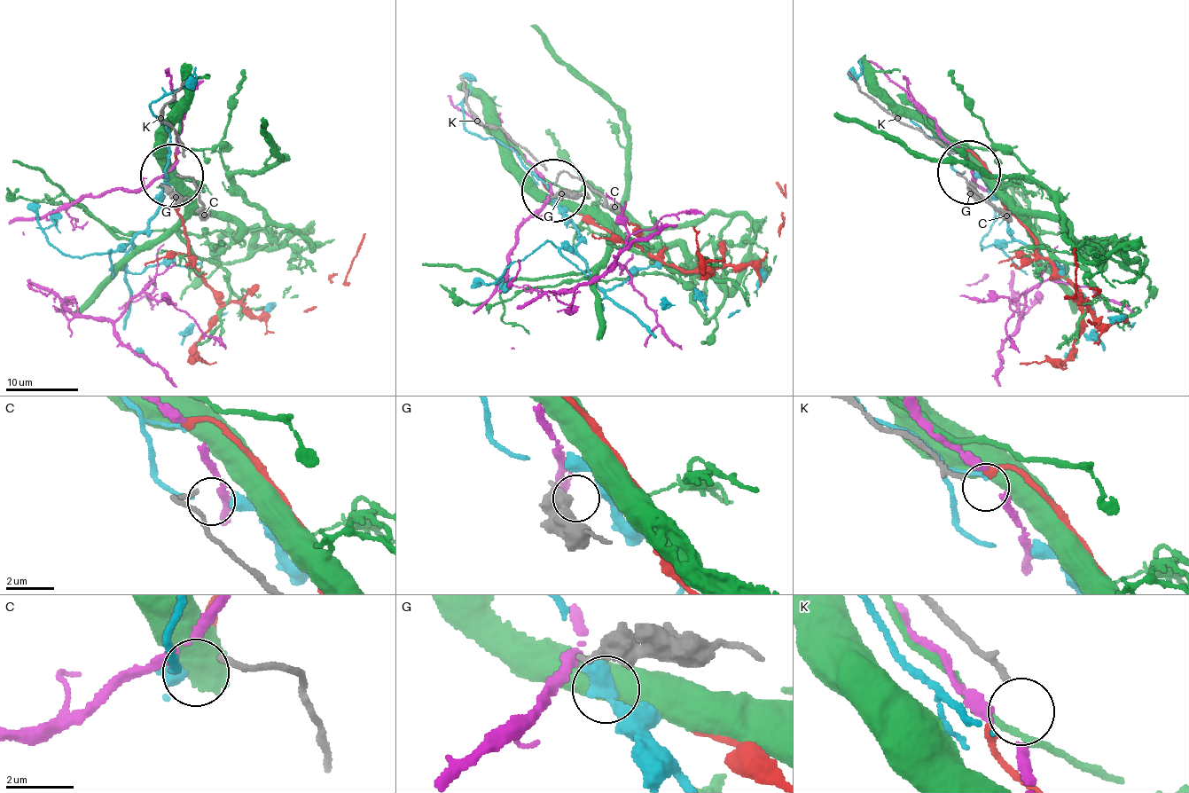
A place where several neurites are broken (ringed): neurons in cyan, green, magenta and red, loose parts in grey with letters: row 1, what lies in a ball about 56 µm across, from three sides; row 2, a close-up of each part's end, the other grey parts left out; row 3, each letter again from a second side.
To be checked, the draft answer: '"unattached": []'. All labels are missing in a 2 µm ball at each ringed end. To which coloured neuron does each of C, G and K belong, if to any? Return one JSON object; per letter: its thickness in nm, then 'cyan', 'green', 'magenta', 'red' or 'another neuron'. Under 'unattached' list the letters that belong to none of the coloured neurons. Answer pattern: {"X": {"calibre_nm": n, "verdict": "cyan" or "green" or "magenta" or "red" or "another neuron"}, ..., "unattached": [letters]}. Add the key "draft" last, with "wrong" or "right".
{"C": {"calibre_nm": 170, "verdict": "cyan"}, "G": {"calibre_nm": 400, "verdict": "another neuron"}, "K": {"calibre_nm": 190, "verdict": "magenta"}, "unattached": ["G"], "draft": "wrong"}

